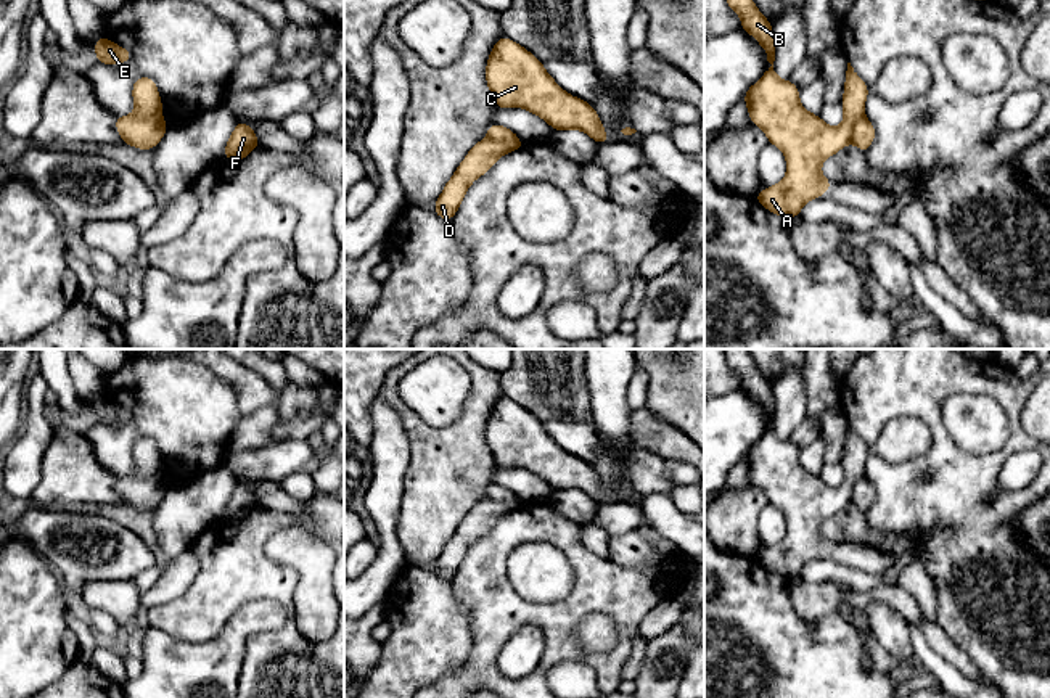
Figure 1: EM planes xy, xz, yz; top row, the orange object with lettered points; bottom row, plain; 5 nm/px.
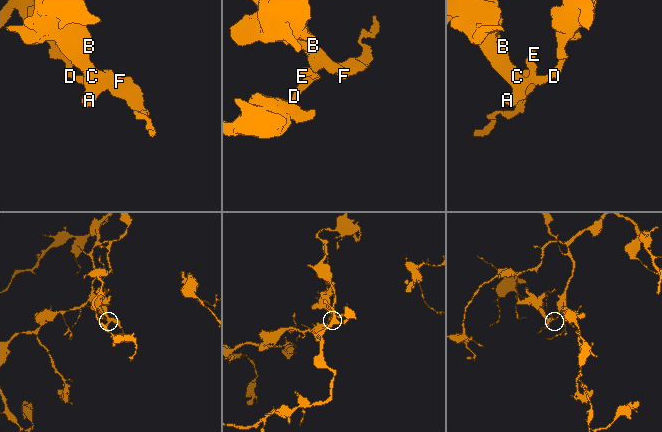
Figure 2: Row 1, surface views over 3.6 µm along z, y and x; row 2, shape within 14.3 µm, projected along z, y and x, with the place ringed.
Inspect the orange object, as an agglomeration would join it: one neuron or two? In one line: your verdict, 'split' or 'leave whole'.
split

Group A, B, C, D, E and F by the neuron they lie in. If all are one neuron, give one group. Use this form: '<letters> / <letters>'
A B C E F / D

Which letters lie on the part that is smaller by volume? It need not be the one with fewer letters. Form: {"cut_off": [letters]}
{"cut_off": ["A", "B", "C", "E", "F"]}

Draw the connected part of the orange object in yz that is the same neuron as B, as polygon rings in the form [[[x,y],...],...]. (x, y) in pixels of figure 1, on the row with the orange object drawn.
[[[727,0],[732,11],[741,16],[741,29],[751,34],[767,51],[772,64],[743,96],[754,125],[764,130],[769,143],[778,146],[786,158],[785,179],[756,195],[767,211],[785,219],[799,216],[804,204],[820,198],[831,187],[822,175],[823,161],[851,143],[852,125],[865,116],[867,84],[847,63],[839,127],[830,127],[817,114],[806,111],[799,101],[799,88],[773,71],[775,39],[772,24],[753,0]]]

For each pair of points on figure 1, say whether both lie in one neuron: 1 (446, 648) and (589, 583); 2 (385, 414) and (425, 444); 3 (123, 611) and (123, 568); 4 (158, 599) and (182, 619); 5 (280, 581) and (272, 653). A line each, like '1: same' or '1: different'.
1: different
2: different
3: different
4: different
5: same

